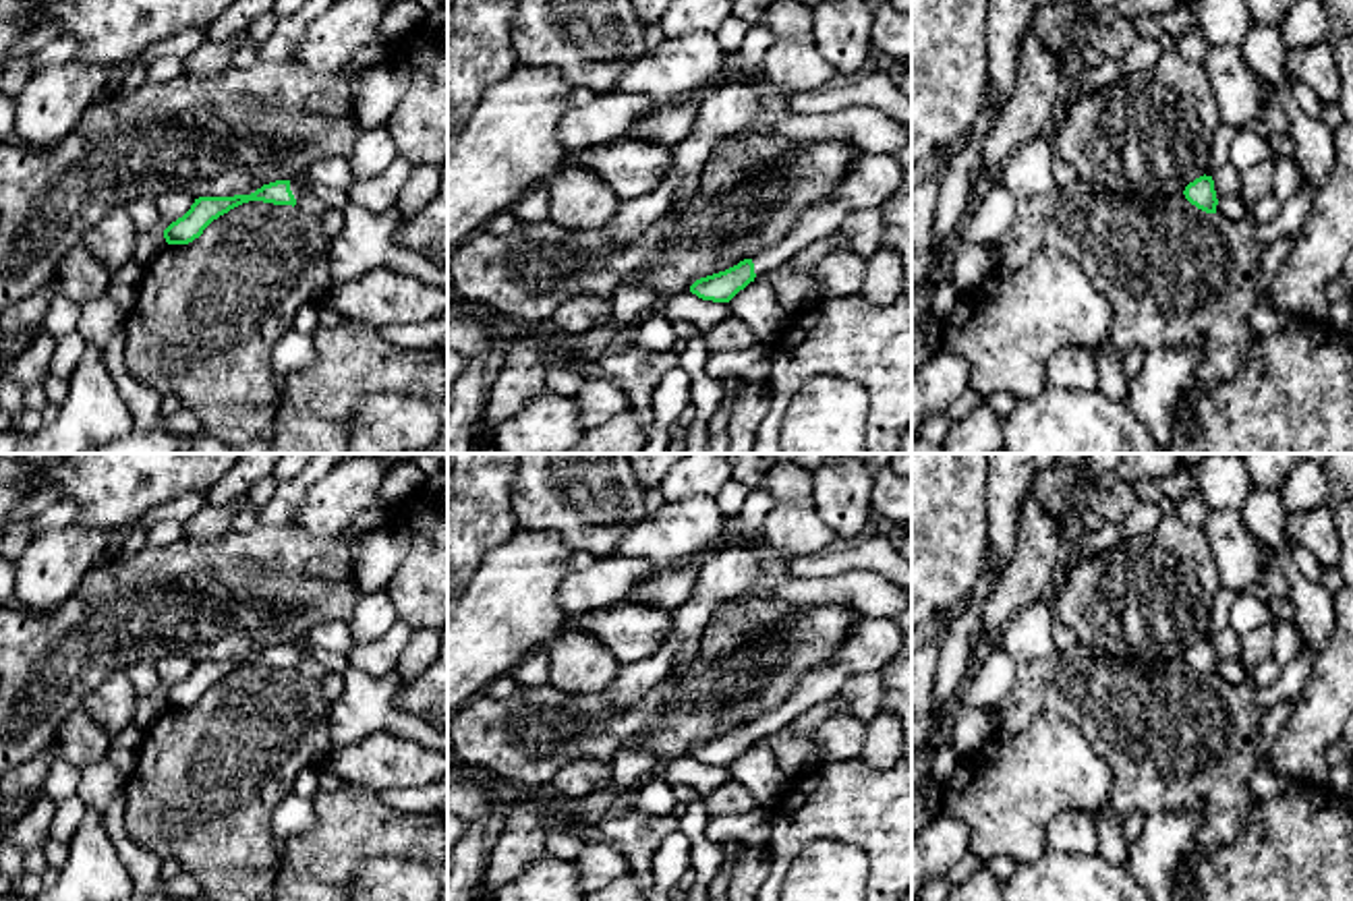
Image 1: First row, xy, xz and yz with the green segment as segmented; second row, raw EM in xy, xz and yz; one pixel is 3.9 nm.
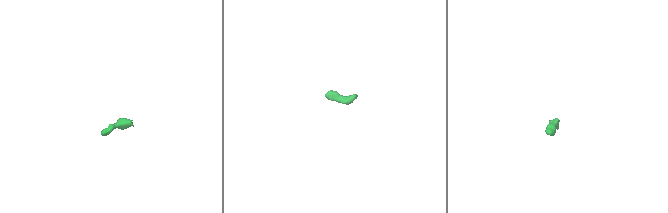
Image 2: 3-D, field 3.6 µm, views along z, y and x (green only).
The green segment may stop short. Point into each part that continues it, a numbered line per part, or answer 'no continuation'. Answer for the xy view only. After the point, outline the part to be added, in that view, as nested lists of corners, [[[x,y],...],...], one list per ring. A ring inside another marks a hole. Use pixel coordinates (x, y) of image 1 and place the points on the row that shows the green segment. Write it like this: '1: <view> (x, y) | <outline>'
1: xy (299, 189) | [[[290,180],[290,191],[294,195],[294,199],[303,199],[307,195],[313,195],[313,188],[311,188],[311,180],[305,180],[305,182],[298,182],[298,180]]]

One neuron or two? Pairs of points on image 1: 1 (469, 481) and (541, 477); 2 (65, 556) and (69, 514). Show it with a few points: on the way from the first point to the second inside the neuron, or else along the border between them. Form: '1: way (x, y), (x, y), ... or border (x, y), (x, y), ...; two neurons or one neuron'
1: border (514, 475), (514, 518), (521, 525); two neurons
2: border (73, 522), (36, 533); two neurons

